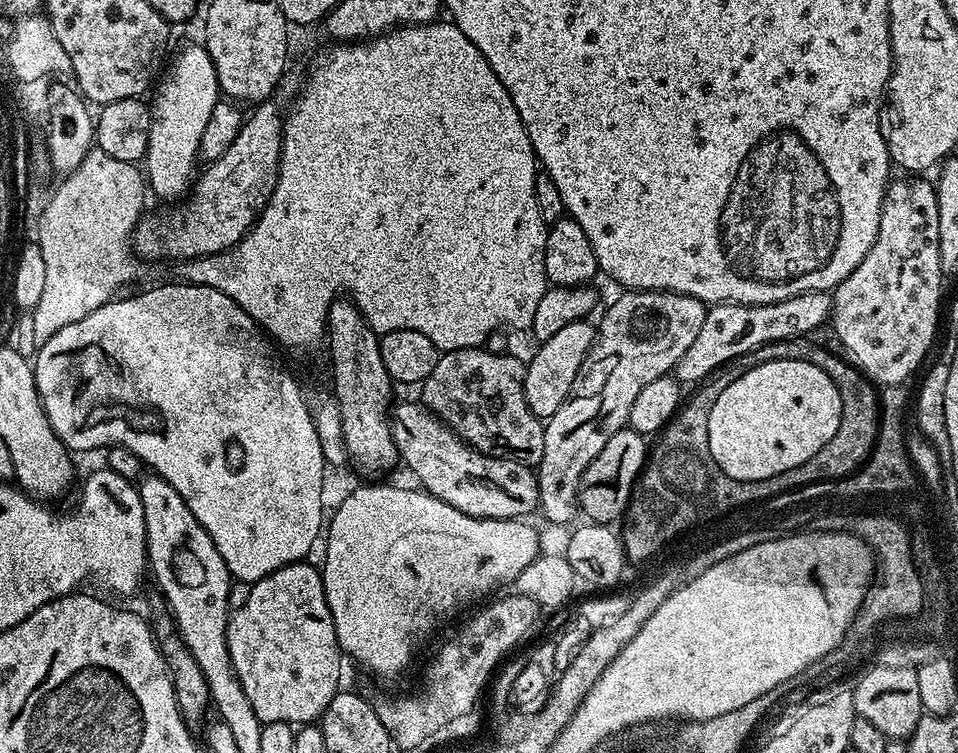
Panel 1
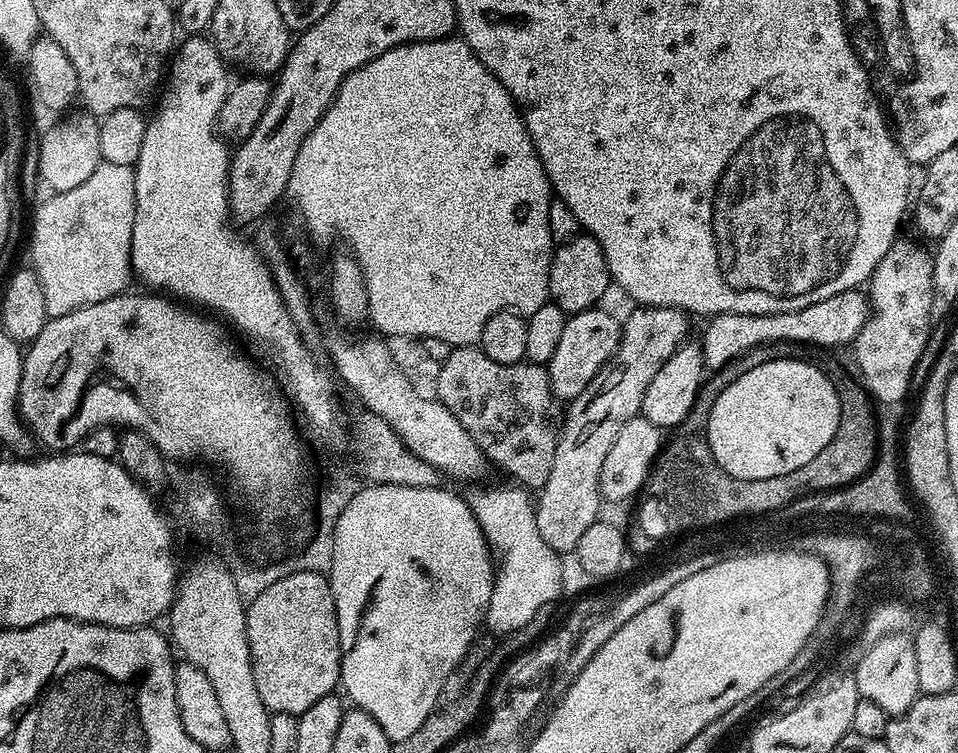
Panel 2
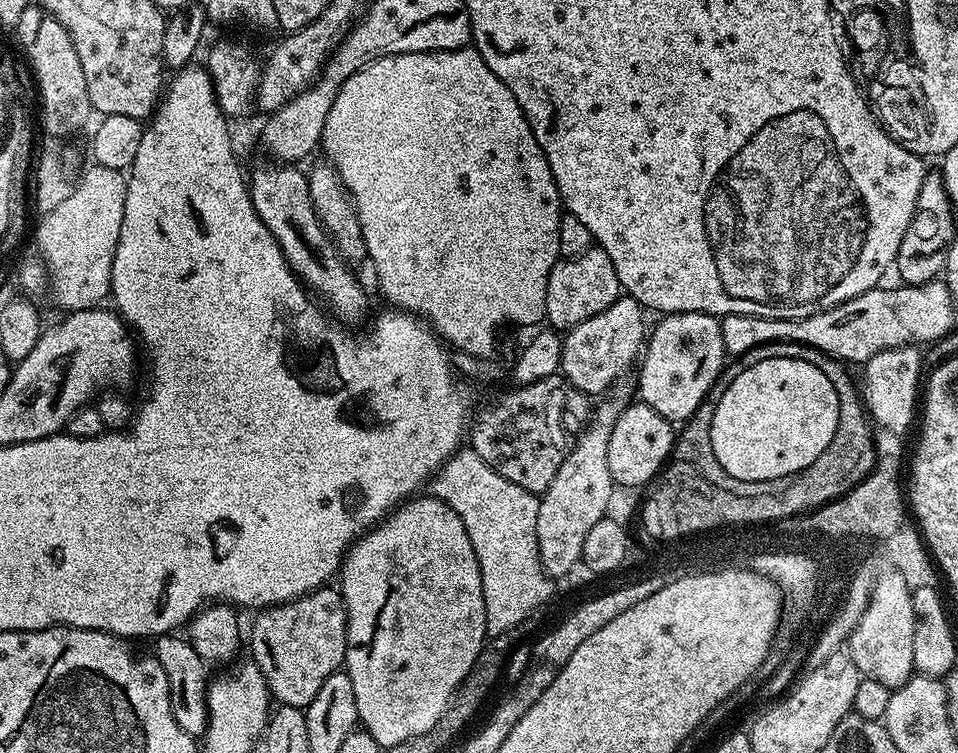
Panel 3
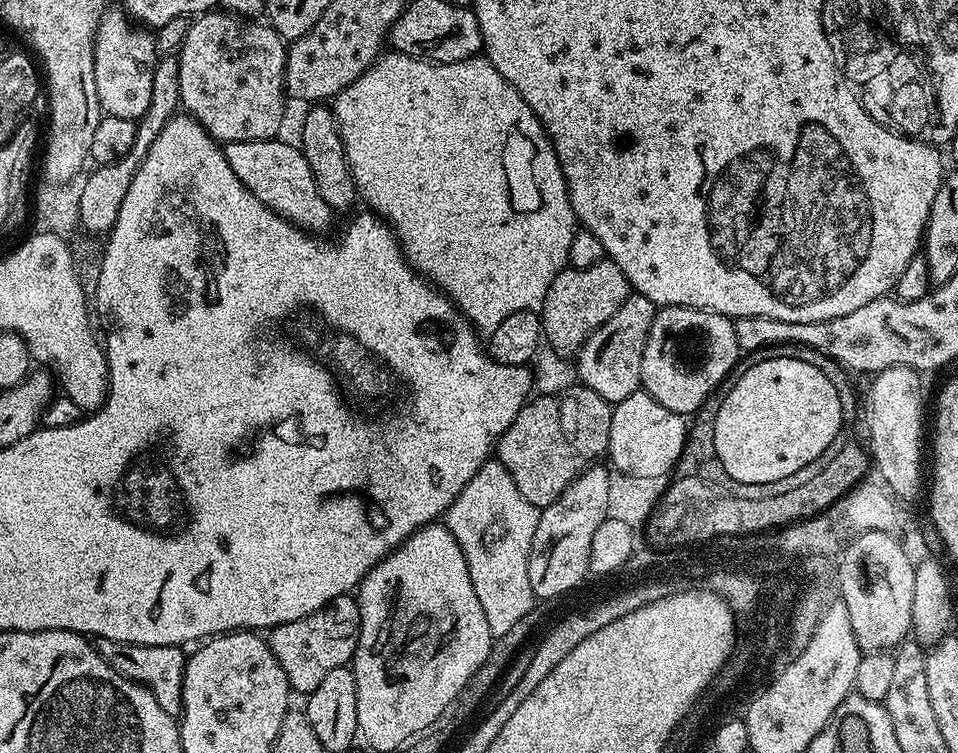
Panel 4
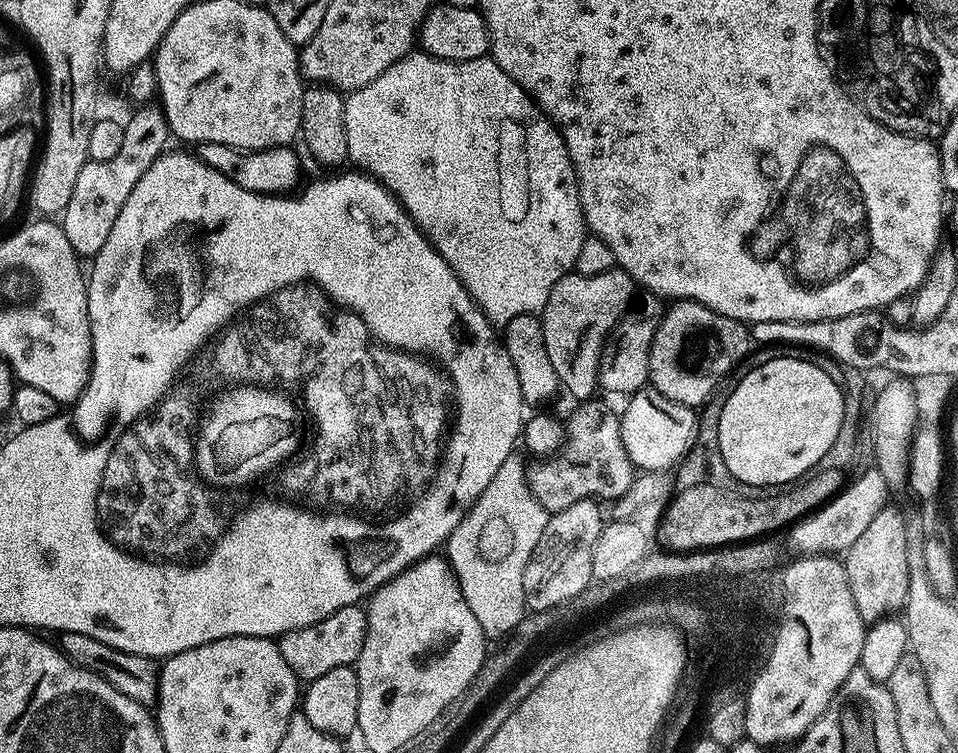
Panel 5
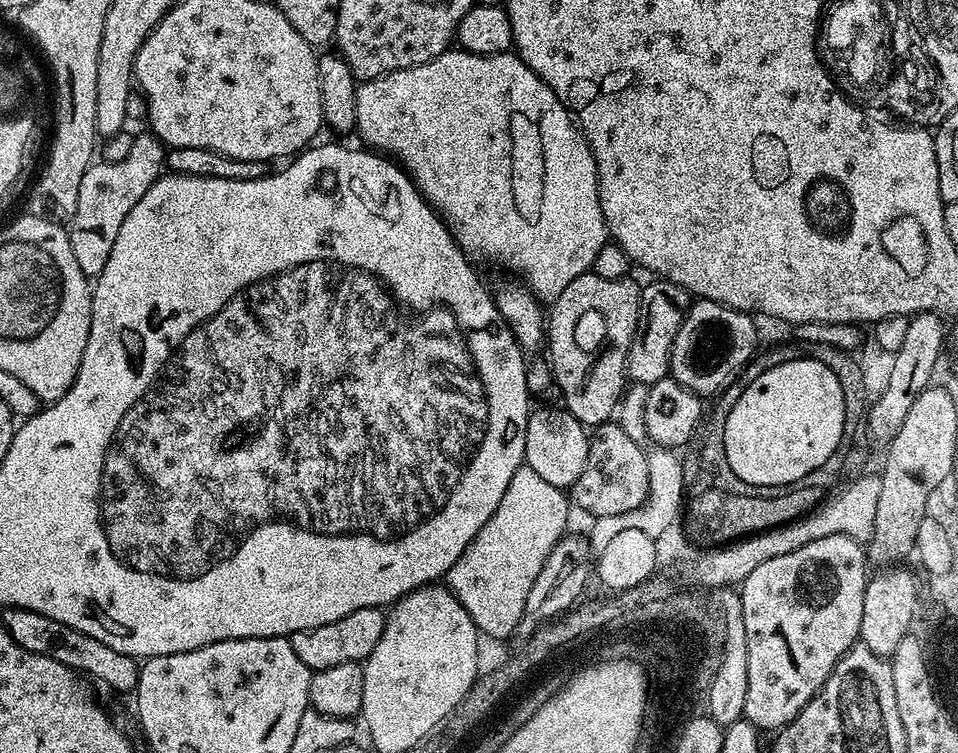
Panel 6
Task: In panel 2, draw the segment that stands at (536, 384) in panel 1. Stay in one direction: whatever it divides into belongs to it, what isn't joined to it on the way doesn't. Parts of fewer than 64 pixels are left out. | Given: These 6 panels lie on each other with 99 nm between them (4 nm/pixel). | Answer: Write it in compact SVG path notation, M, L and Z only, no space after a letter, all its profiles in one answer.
M604 306L587 308L585 312L573 312L562 326L562 338L558 338L558 350L548 359L548 385L557 401L571 402L590 386L590 382L609 358L616 353L622 324L615 320Z

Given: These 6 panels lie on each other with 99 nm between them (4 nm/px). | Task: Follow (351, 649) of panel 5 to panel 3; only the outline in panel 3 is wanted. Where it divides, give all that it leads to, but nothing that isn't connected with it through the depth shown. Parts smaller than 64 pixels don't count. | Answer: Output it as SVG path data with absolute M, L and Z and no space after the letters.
M336 586L316 588L296 600L287 600L285 604L263 609L257 616L260 617L252 624L250 659L258 666L273 701L295 708L307 708L318 694L322 682L326 682L330 674L341 671L344 663L347 646L347 610L343 594Z

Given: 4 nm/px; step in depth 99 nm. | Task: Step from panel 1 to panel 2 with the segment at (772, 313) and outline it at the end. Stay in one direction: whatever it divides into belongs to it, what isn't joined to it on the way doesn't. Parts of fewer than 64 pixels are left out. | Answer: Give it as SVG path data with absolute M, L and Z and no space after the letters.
M853 290L851 292L839 292L834 294L830 298L822 298L822 302L814 302L810 306L806 306L802 310L794 310L793 312L779 312L778 314L734 314L733 312L727 312L721 316L711 317L707 321L708 324L704 328L704 340L702 339L702 359L704 361L705 369L715 370L722 367L724 364L730 362L732 359L738 359L744 352L750 350L752 347L758 347L760 344L772 344L772 343L792 343L792 344L803 344L805 346L813 346L817 344L820 348L836 348L839 344L851 345L855 341L856 336L862 330L862 326L868 321L870 315L870 305L868 303L867 295L863 291Z

